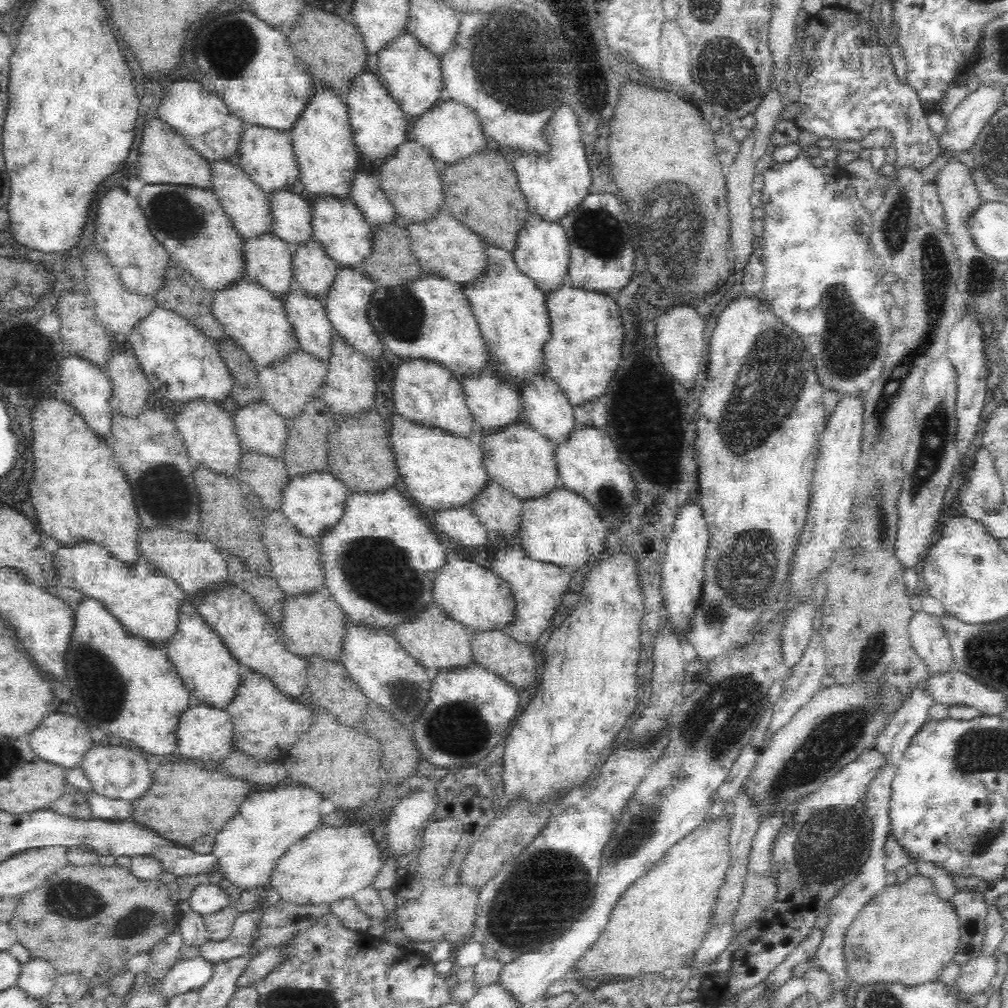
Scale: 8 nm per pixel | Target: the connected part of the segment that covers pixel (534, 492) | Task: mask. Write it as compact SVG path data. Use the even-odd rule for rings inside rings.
M514 422L486 434L482 426L474 425L473 434L480 436L482 463L487 476L520 500L538 498L552 488L560 486L554 463L555 444L542 434L534 431L530 423Z

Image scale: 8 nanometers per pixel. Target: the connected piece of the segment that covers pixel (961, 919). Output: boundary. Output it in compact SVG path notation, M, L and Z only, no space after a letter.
M966 887L957 891L949 902L958 918L960 934L953 960L962 966L981 955L986 935L988 906L982 894Z

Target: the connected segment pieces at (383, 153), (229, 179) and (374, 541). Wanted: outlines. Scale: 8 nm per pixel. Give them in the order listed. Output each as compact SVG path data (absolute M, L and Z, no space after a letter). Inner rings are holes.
M363 64L356 68L356 74L351 78L348 88L341 97L346 105L352 138L358 152L370 159L385 159L399 144L406 141L407 121L404 111L386 91L382 78L365 70Z
M229 159L209 162L209 188L216 195L220 206L231 220L236 233L242 238L257 237L272 233L270 207L266 193L243 171L236 162Z
M400 486L387 487L383 491L352 491L348 493L348 498L345 500L344 510L342 516L335 522L328 530L325 530L320 538L316 541L318 555L320 558L320 569L323 574L323 584L331 592L335 601L341 606L343 612L348 615L354 622L362 625L376 625L377 627L384 627L393 632L393 628L400 623L409 621L418 610L422 610L432 598L432 579L436 574L438 568L444 566L446 562L447 548L436 538L436 534L432 534L432 530L428 528L428 524L424 522L424 518L420 516L418 510L414 510L410 506L411 500L407 498Z

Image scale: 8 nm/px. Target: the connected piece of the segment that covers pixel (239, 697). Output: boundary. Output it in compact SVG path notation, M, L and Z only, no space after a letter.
M243 669L230 704L225 708L233 724L234 748L262 760L283 761L289 748L298 740L312 720L312 708L298 704L286 696L270 680L259 672Z

